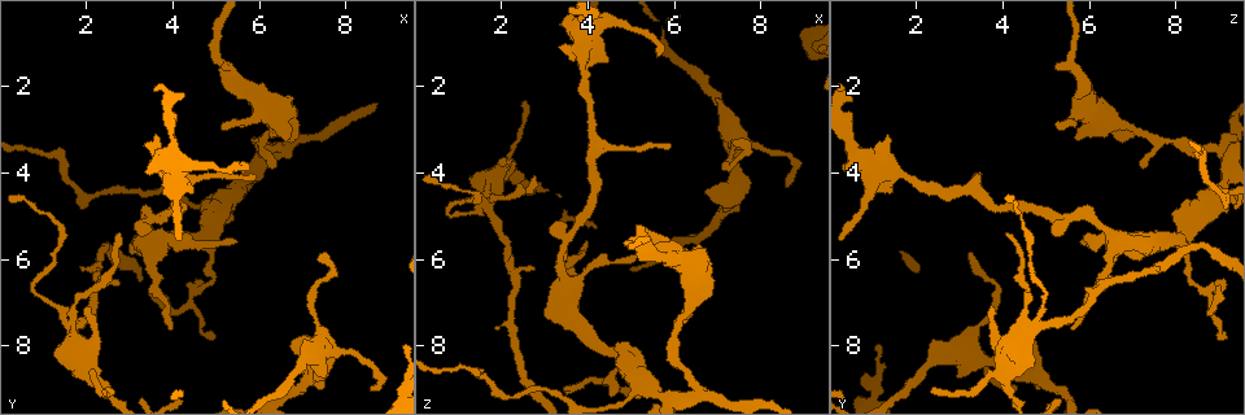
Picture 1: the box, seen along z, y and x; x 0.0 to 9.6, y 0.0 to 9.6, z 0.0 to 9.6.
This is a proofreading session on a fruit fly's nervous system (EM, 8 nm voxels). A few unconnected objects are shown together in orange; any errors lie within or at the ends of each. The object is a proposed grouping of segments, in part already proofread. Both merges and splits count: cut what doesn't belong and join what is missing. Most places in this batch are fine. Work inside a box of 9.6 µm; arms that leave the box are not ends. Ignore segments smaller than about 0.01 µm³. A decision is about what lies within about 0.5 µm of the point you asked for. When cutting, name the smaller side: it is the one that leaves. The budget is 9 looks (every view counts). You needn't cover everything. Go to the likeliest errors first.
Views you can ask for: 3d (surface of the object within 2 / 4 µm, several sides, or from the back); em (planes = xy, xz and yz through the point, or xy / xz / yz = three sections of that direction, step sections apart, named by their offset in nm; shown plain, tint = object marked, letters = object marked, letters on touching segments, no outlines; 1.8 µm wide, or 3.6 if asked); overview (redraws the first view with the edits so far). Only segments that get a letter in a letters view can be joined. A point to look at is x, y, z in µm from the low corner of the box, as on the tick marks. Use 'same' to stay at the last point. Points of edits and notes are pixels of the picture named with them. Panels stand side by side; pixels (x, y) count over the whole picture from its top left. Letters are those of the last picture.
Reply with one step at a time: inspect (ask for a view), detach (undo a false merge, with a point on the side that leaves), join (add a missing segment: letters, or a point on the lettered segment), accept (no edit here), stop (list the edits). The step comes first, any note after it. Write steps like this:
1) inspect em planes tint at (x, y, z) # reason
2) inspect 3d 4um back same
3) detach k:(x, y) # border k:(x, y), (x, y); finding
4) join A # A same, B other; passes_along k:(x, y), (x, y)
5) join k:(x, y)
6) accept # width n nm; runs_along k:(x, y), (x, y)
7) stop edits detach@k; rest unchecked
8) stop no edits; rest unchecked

inspect em 3.6um planes letters at (1.90, 8.35, 4.10) # two arms at a narrow angle

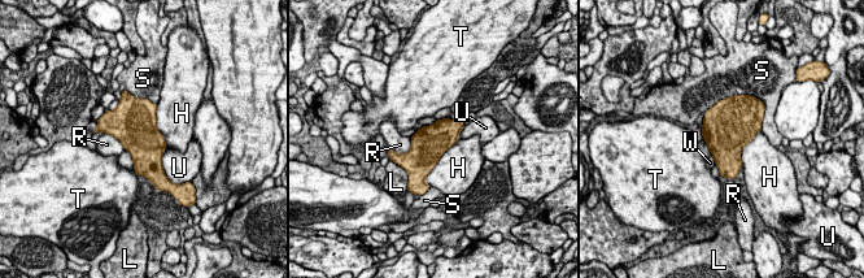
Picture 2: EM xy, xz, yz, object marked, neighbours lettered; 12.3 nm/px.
accept # H other, L other, R other, S other, T other, U other, W other; all the same cell

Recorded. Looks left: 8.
inspect 3d 4um at (7.40, 5.95, 3.40) # long arm stops here

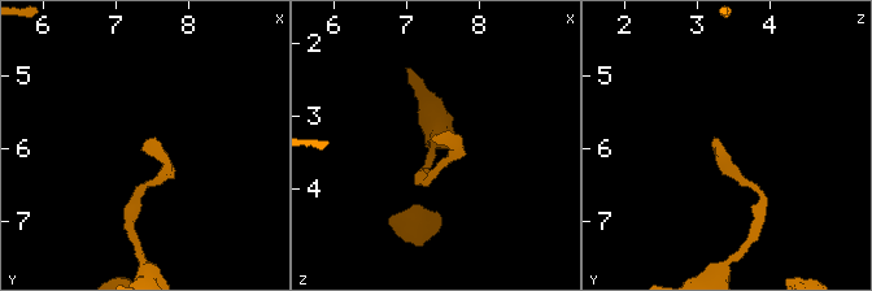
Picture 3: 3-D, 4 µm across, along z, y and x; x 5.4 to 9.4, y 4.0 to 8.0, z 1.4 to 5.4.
inspect em 3.6um planes letters at (7.35, 6.00, 3.30)

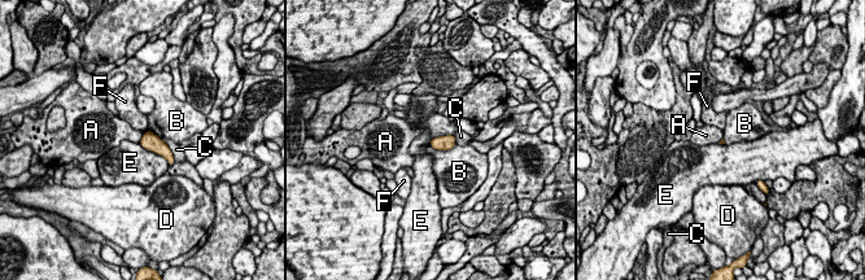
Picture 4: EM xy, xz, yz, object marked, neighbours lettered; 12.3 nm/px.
accept # longest_contact E 480 nm; A other, B other, C other, D other, E other, F other; none of them fits

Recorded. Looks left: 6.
inspect 3d 4um at (7.10, 8.30, 2.45)

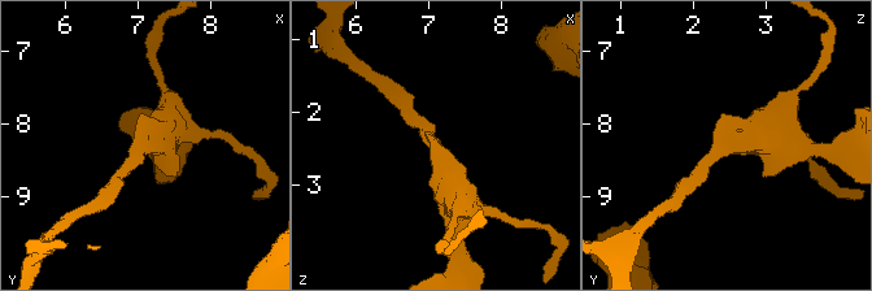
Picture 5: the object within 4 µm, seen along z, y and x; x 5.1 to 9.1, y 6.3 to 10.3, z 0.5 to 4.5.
inspect em planes plain at (7.10, 8.35, 2.45) # arm_widths 220, 440 nm; need the tissue

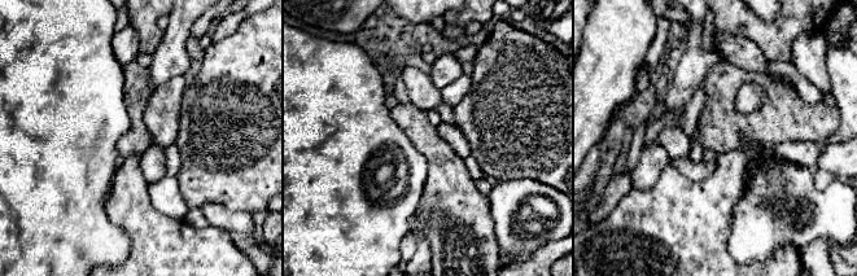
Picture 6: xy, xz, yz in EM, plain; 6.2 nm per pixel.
inspect em planes letters same

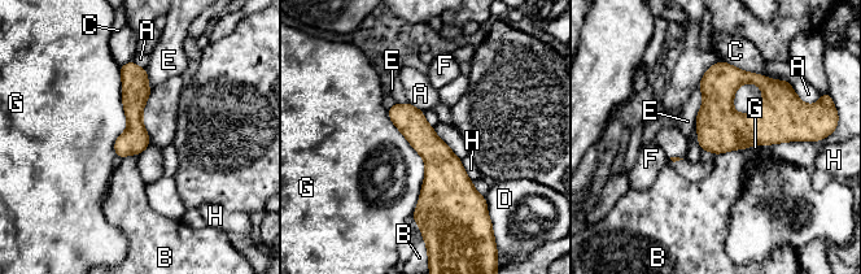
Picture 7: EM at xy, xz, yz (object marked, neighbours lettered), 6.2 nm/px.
accept # longest_contact G 700 nm; A other, B other, C other, D other, E other, F other, G other, H other; border 7:(387, 109), (424, 161), (412, 220); continuous, no second cell

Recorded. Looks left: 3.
inspect em 3.6um planes plain at (4.75, 5.55, 8.25) # calibre changes

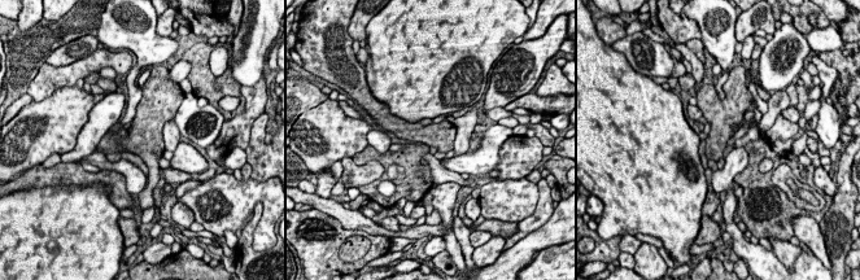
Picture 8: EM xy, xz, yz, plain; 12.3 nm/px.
inspect em 3.6um planes tint same

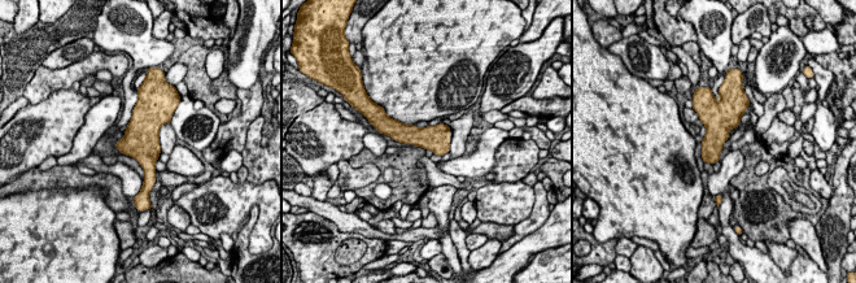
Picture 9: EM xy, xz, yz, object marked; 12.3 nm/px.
inspect em 3.6um planes letters same # see the neighbours

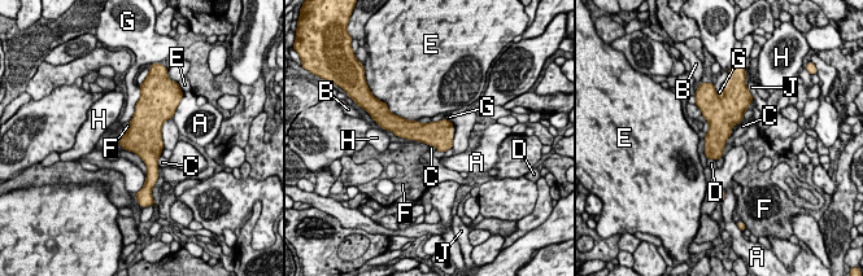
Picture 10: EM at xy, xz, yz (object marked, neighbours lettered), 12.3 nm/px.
accept # A other, B other, C other, D other, E other, F other, G other, H other, J other; border 10:(160, 154), (157, 166); continuous, no second cell

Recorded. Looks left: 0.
stop no edits; rest unchecked

